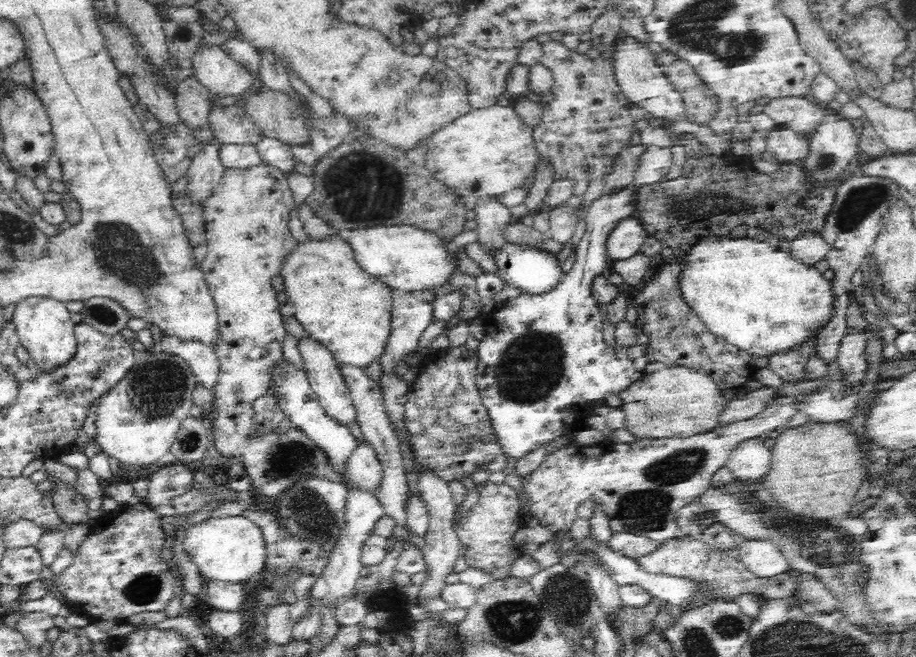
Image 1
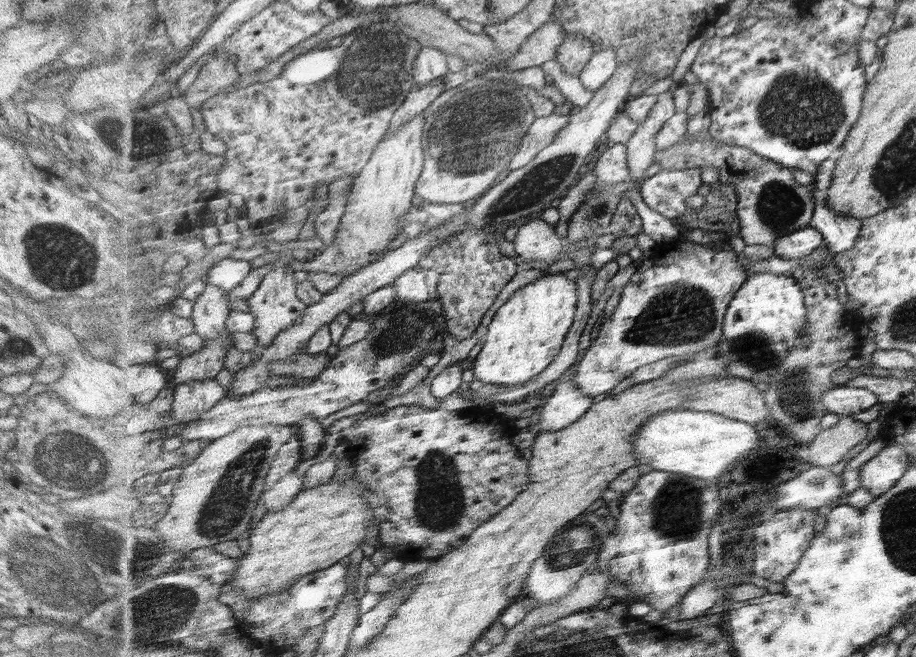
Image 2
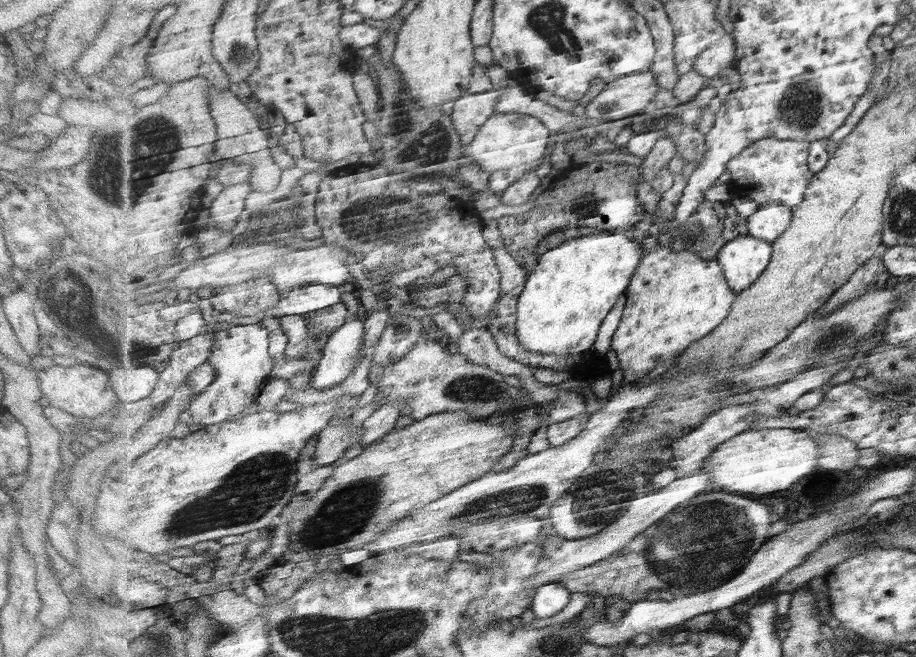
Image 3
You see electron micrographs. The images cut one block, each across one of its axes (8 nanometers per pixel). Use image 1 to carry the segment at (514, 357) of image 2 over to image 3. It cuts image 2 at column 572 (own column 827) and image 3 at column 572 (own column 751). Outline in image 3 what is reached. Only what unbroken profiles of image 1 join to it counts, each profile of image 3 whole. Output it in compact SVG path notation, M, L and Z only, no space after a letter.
M622 231L609 234L591 234L591 236L583 236L583 238L574 238L561 244L559 248L549 250L546 254L543 254L539 258L539 263L536 264L535 269L530 272L528 282L524 285L522 296L518 301L518 336L520 342L531 351L535 351L541 354L550 355L570 355L579 354L585 351L590 351L598 340L599 332L602 328L603 322L606 320L606 316L609 315L613 309L615 309L616 303L626 295L629 286L631 285L632 278L635 272L639 269L644 258L644 248L642 243L635 242L631 238L622 234Z

